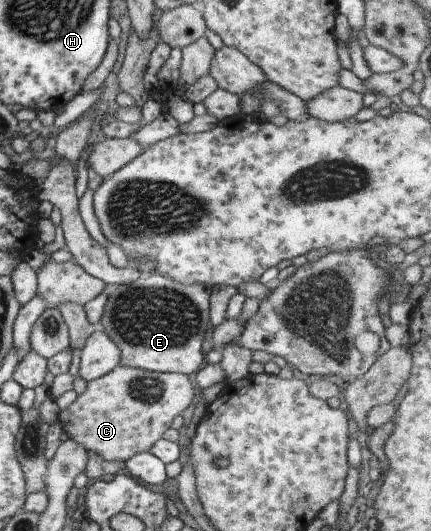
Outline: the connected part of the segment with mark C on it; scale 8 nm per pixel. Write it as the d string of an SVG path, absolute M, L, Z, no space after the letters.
M117 365L111 372L86 382L85 390L77 395L72 404L58 410L58 422L69 440L83 446L86 452L93 452L107 462L125 460L133 455L148 452L153 442L162 438L171 420L191 404L193 398L192 378L181 373L159 373L138 368Z

